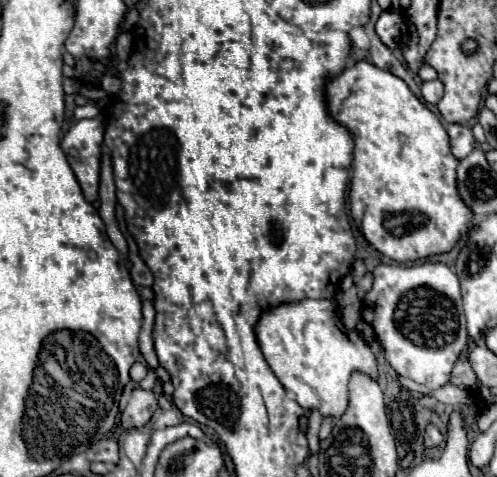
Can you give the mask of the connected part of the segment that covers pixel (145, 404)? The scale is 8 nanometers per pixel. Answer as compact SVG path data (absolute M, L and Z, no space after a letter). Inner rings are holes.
M136 388L130 396L130 402L126 406L126 410L122 412L122 428L130 430L130 428L142 428L150 422L152 414L158 408L158 400L154 396L154 392Z

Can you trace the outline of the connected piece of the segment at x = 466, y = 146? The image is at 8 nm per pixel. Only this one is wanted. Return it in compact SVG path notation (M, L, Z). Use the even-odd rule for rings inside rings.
M450 124L448 126L448 136L450 136L450 144L452 144L452 154L458 160L462 160L464 156L468 156L474 150L474 146L476 146L472 128L468 128L468 126Z

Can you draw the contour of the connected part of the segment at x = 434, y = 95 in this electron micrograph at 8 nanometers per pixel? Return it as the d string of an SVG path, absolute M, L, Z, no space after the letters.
M432 80L432 82L424 82L422 84L422 96L428 104L438 104L440 98L444 96L444 84L440 80Z

